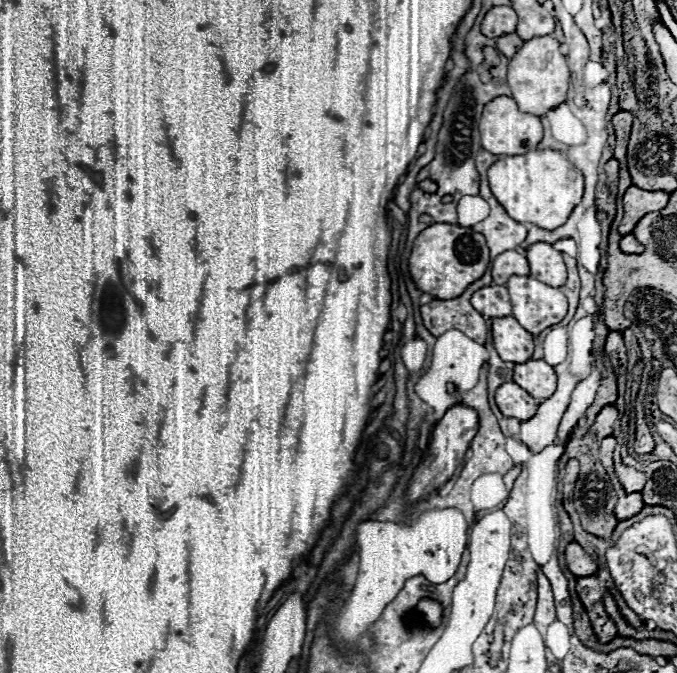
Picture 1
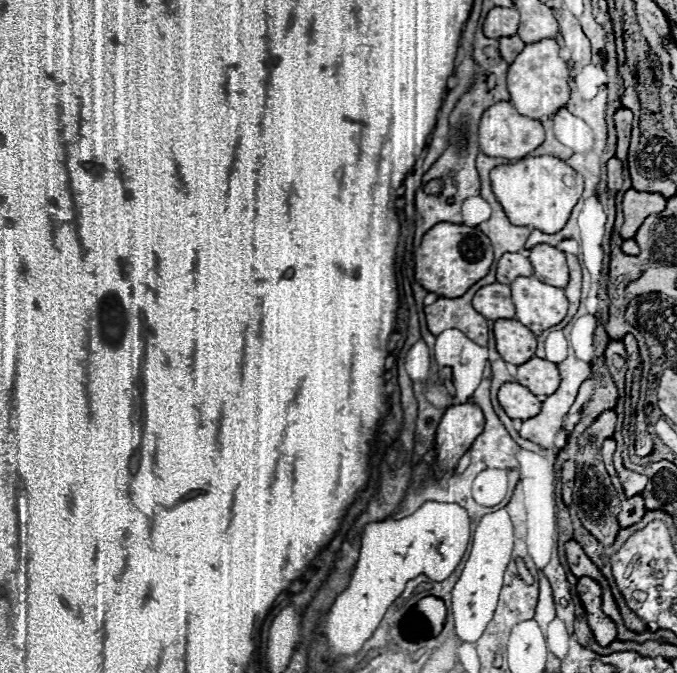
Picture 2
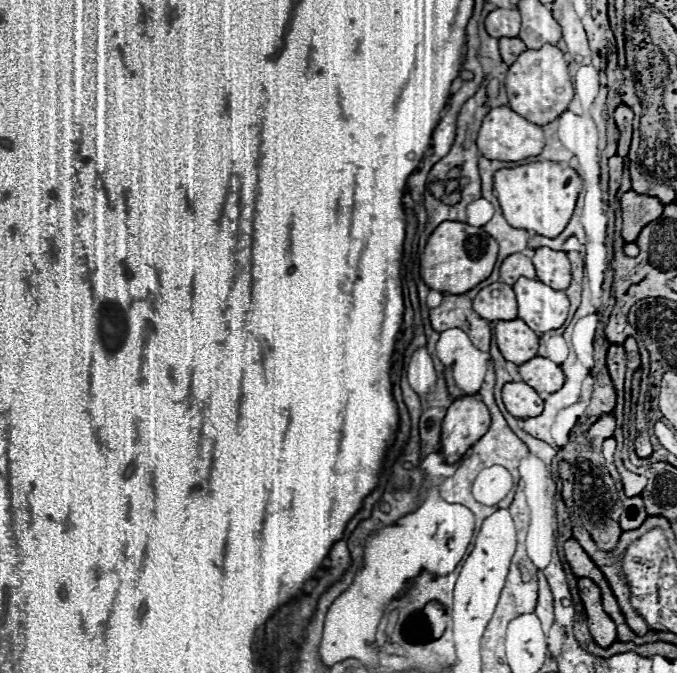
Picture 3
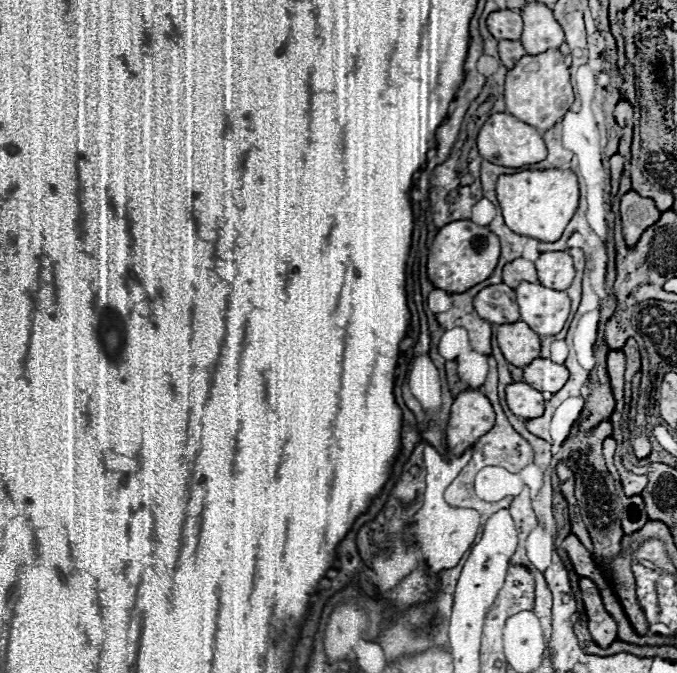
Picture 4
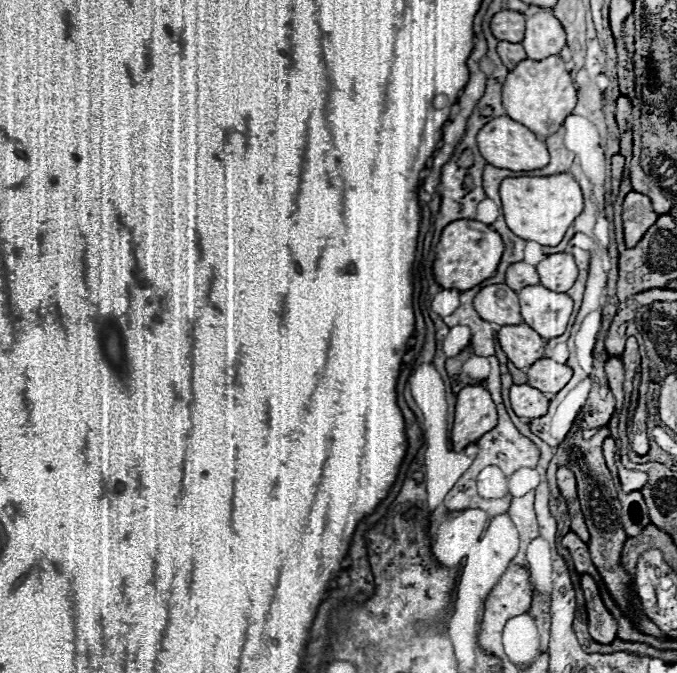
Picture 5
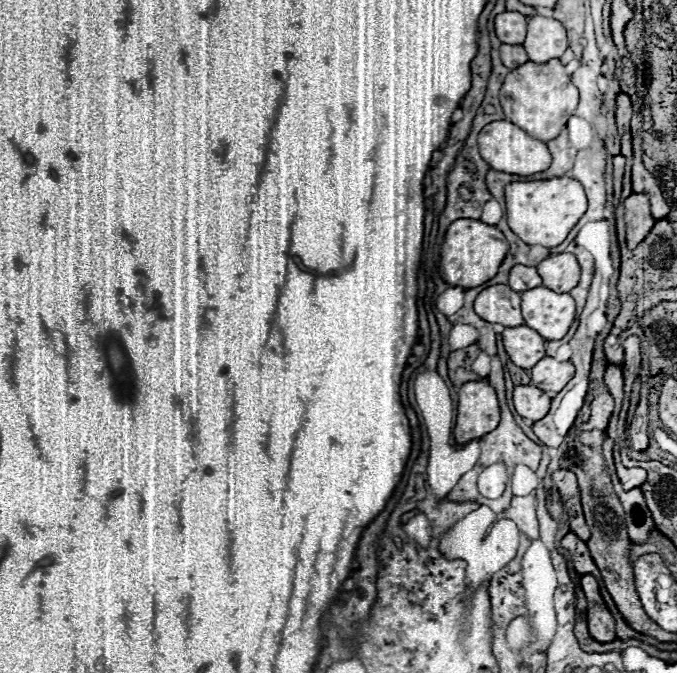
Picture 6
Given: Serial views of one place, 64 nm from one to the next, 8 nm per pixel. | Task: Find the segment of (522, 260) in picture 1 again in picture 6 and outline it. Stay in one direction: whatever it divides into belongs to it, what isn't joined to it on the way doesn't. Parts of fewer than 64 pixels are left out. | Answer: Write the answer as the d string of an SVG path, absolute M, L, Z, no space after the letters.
M514 266L510 270L510 288L514 292L526 292L528 288L542 286L542 278L538 276L534 266Z

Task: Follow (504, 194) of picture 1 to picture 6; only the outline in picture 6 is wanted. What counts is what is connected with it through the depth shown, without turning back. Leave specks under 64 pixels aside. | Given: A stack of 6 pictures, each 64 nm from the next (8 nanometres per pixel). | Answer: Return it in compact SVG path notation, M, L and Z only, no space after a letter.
M568 176L536 182L512 182L506 188L508 226L518 238L522 238L530 246L544 246L544 248L560 246L566 240L568 232L582 218L586 208L588 200L584 188L580 186L580 182Z

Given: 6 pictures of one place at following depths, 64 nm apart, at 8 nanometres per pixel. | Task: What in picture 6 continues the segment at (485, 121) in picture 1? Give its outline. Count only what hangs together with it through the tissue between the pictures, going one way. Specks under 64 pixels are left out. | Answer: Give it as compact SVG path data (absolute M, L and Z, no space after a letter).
M498 120L498 122L484 126L478 136L478 146L480 146L480 156L488 162L488 166L492 170L506 172L506 174L532 176L532 174L540 174L540 172L548 170L552 164L552 156L550 156L546 144L540 140L532 140L522 128L516 128L508 120Z

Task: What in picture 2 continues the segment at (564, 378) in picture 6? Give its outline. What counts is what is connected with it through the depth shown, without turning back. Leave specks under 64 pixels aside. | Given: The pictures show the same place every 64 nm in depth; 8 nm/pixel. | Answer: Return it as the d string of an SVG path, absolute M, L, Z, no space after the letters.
M534 356L518 366L518 382L536 396L550 396L560 386L560 372L556 364Z

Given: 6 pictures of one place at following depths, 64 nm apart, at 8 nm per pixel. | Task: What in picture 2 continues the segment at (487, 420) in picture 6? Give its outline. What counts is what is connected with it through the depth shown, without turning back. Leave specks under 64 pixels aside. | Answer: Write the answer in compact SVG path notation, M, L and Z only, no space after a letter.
M474 402L450 406L436 432L436 464L450 472L484 430L482 408Z

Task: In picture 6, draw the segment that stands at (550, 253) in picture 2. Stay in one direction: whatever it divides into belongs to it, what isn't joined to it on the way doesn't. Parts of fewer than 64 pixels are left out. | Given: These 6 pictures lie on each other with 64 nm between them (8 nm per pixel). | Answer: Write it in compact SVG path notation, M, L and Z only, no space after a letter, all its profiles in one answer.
M552 254L550 258L542 260L538 266L538 274L546 288L554 292L568 294L572 288L578 286L580 280L580 266L574 254Z

